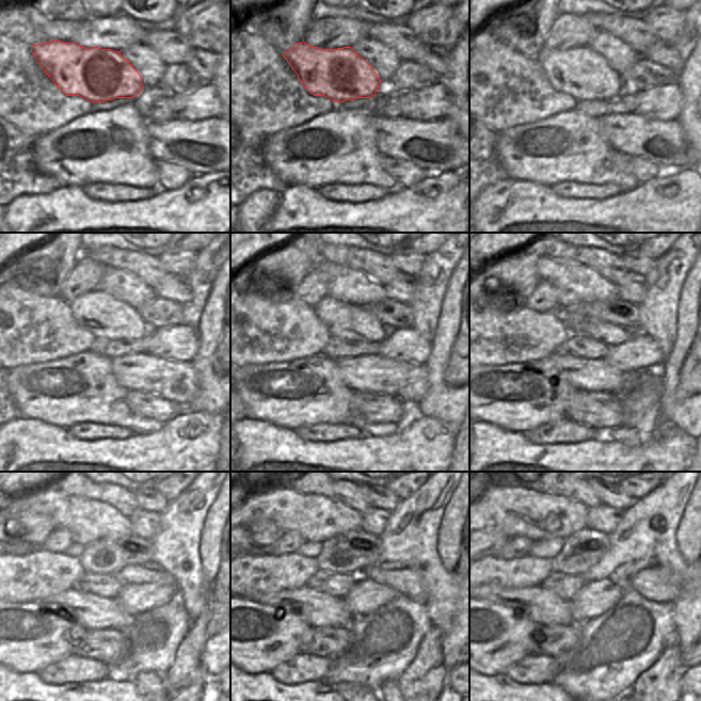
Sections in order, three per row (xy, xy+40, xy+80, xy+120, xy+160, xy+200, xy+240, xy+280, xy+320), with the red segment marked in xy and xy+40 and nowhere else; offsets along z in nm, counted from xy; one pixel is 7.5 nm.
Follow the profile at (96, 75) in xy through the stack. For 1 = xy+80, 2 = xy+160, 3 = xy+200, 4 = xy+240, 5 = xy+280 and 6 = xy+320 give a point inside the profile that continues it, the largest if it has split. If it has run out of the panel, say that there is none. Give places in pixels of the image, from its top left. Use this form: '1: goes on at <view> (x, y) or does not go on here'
1: goes on at xy+80 (580, 73)
2: goes on at xy+160 (351, 322)
3: goes on at xy+200 (608, 334)
4: goes on at xy+240 (134, 574)
5: goes on at xy+280 (405, 582)
6: goes on at xy+320 (658, 584)

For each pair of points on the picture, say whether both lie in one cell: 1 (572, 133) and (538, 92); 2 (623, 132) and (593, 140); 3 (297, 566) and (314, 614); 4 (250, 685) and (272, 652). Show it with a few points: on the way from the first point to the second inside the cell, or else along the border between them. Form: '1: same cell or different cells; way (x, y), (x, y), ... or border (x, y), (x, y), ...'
1: different cells; border (573, 109), (557, 112), (532, 124)
2: different cells; border (598, 117), (600, 130), (614, 150)
3: different cells; border (305, 584), (298, 588), (286, 588), (280, 591)
4: different cells; border (241, 669), (248, 673), (269, 672)

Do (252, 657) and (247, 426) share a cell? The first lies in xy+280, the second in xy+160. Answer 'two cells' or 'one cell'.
two cells

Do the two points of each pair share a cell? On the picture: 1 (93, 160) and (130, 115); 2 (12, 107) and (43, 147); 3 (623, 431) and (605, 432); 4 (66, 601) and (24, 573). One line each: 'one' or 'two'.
1: one
2: two
3: one
4: two

